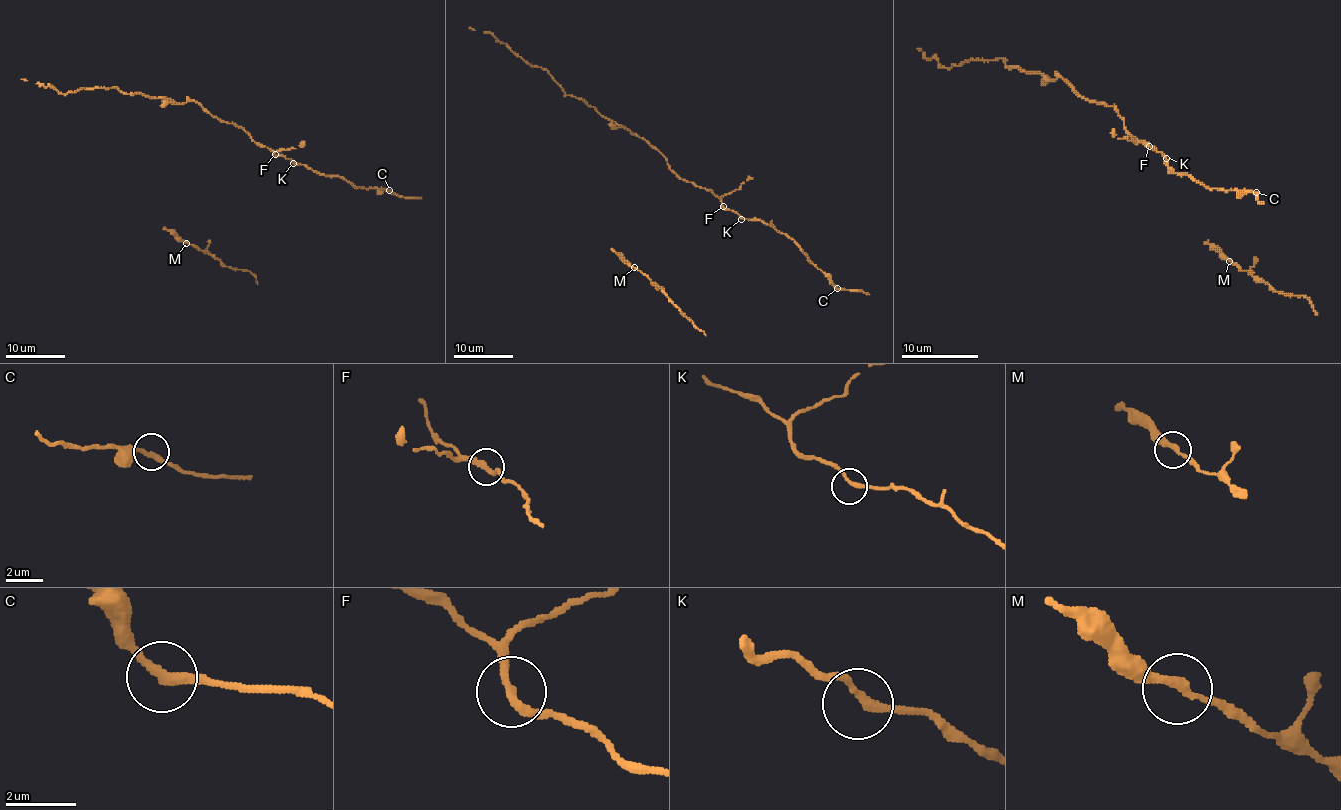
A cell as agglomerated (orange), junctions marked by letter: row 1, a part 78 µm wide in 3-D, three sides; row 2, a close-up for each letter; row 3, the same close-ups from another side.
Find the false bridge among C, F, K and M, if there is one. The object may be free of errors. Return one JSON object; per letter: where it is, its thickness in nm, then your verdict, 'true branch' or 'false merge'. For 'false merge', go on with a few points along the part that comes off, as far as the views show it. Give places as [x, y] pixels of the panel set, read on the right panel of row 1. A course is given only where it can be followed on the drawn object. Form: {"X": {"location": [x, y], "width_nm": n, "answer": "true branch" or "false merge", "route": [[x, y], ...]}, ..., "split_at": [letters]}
{"C": {"location": [1256, 192], "width_nm": 280, "answer": "true branch"}, "F": {"location": [1149, 146], "width_nm": 260, "answer": "true branch"}, "K": {"location": [1166, 158], "width_nm": 200, "answer": "true branch"}, "M": {"location": [1229, 261], "width_nm": 240, "answer": "true branch"}, "split_at": []}

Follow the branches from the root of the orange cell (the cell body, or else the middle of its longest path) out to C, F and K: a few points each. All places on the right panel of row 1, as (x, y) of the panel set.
C: (1118, 112), (1126, 131), (1160, 152), (1175, 173), (1189, 175), (1210, 188), (1256, 192)
F: (1118, 112), (1126, 131), (1149, 146)
K: (1118, 112), (1129, 135), (1166, 158)

